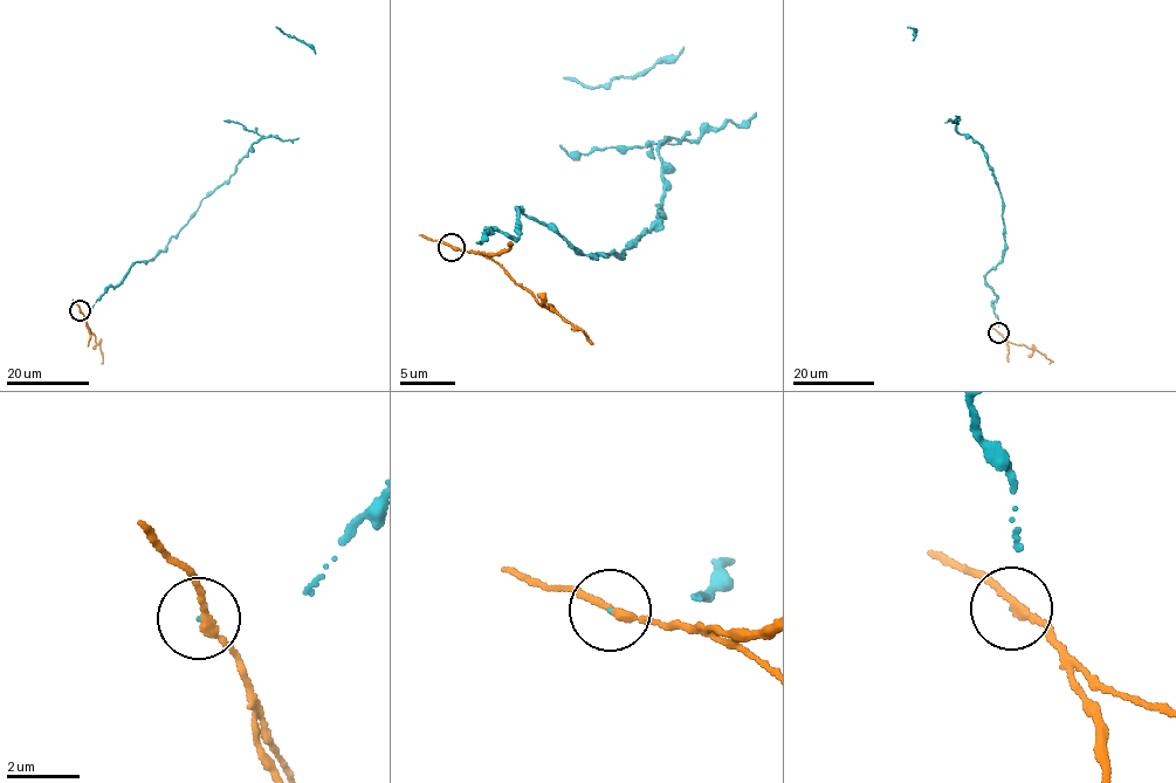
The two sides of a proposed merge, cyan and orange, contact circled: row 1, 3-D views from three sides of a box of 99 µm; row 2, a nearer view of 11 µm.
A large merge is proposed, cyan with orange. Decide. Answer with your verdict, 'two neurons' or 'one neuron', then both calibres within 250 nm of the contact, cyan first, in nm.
two neurons | 20/200 nm

